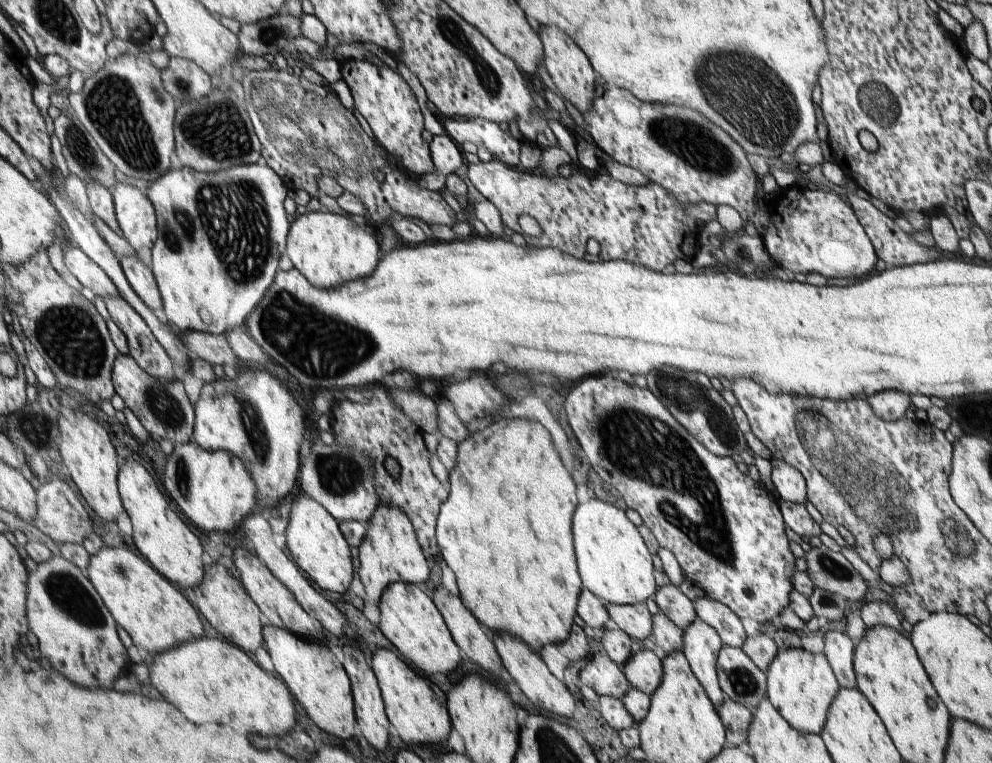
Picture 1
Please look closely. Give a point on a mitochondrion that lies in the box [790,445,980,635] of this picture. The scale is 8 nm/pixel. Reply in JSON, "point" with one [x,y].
{"point":[959,539]}

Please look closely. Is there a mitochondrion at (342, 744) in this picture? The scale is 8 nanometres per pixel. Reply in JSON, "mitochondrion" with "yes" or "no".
{"mitochondrion":"no"}

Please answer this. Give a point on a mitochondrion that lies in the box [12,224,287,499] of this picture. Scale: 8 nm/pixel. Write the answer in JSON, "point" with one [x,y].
{"point":[67,333]}

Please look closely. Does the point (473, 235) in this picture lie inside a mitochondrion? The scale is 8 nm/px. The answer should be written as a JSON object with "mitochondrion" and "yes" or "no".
{"mitochondrion":"no"}

